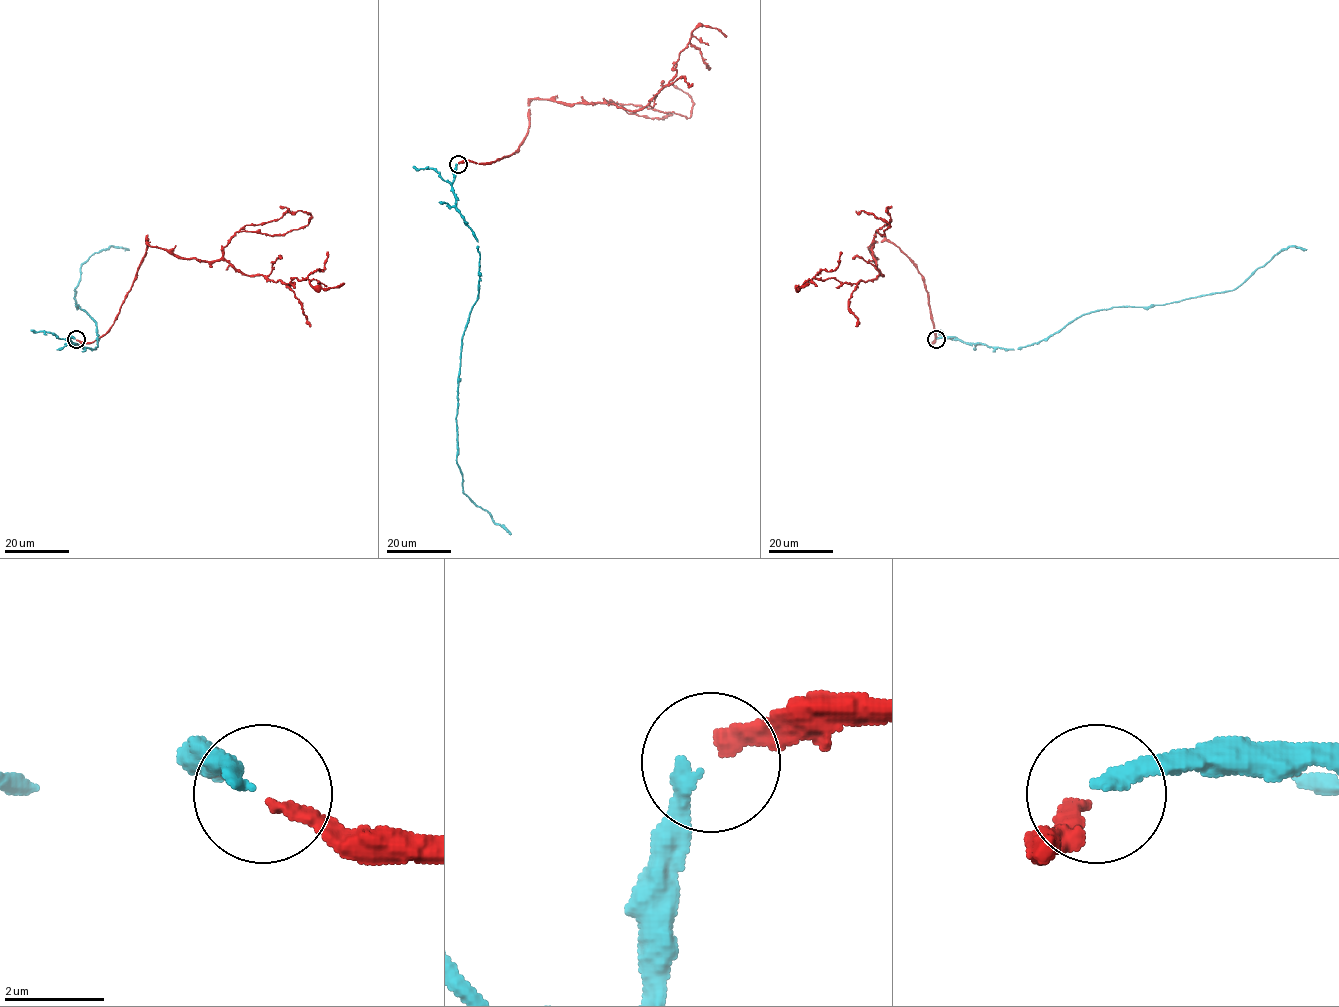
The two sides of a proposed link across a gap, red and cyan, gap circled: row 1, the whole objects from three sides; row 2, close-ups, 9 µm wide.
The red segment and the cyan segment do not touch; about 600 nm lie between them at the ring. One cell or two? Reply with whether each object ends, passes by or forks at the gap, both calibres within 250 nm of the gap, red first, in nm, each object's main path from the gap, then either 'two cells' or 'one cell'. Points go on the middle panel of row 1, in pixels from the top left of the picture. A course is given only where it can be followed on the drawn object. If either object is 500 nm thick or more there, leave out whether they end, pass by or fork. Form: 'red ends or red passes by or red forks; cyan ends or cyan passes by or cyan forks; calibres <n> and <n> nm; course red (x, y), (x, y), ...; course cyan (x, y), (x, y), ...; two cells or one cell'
red ends; cyan ends; calibres 280 and 280 nm; course red (458, 163), (513, 154), (527, 132), (532, 99), (639, 111), (672, 78), (699, 25), (727, 36); course cyan (457, 164), (455, 209), (475, 236), (479, 255), (479, 296), (462, 340), (457, 463), (462, 491), (511, 534); one cell

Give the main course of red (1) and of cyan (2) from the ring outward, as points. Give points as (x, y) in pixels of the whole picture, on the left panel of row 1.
1: (76, 340), (93, 342), (114, 323), (147, 240), (181, 257), (227, 260), (245, 274), (275, 282), (345, 283)
2: (75, 339), (70, 338), (79, 346), (97, 345), (97, 324), (74, 298), (80, 266), (110, 247), (129, 250)

